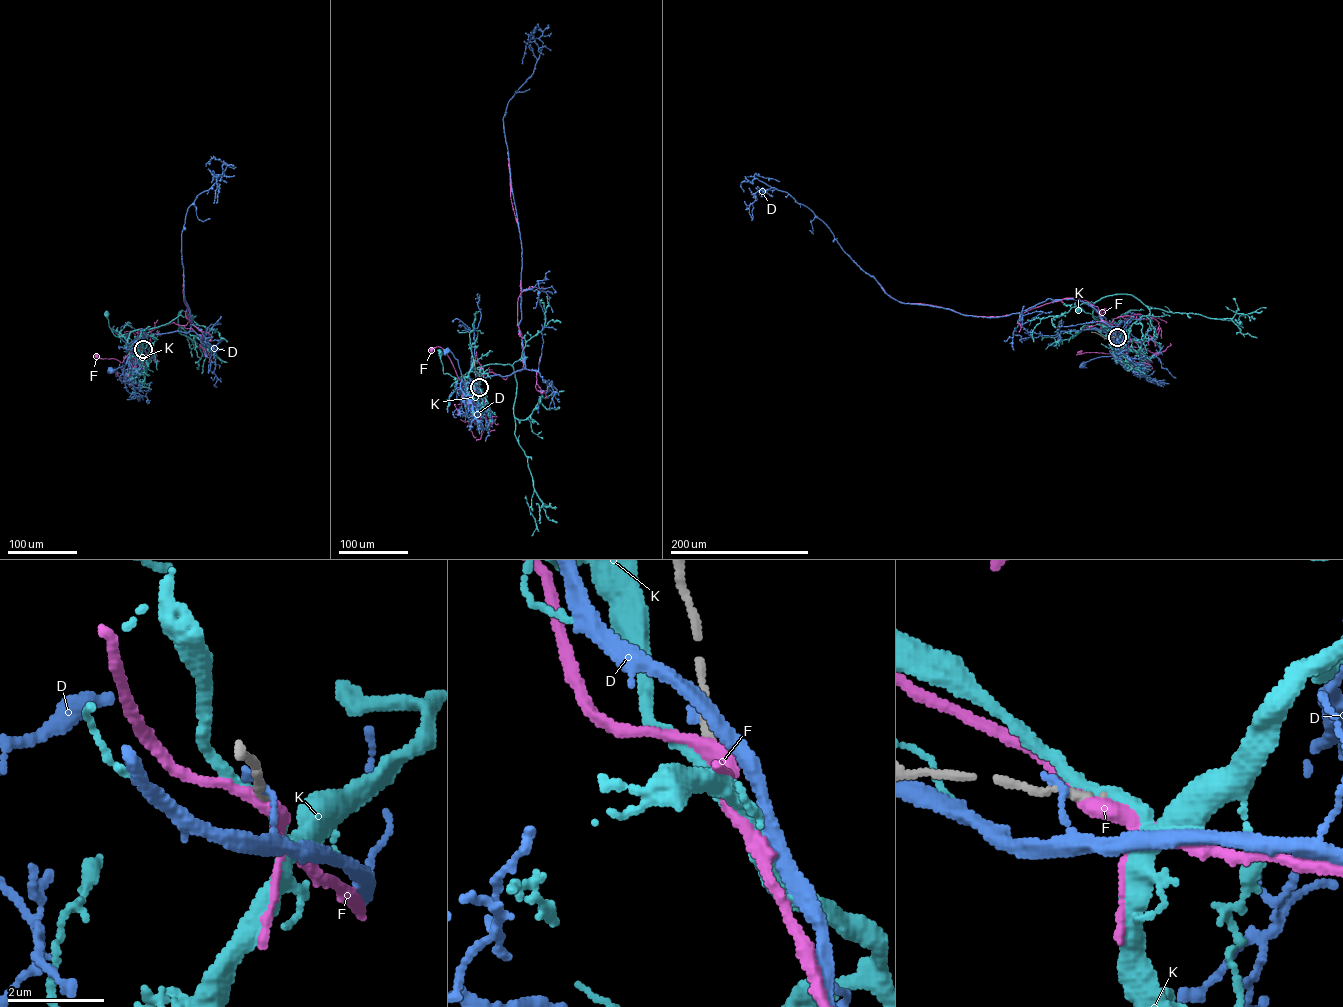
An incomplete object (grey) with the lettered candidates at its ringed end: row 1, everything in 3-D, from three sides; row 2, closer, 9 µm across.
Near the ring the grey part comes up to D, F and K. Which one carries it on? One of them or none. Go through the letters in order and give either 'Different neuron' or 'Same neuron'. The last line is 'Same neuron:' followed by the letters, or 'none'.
D: Different neuron
F: Different neuron
K: Different neuron
Same neuron: none

